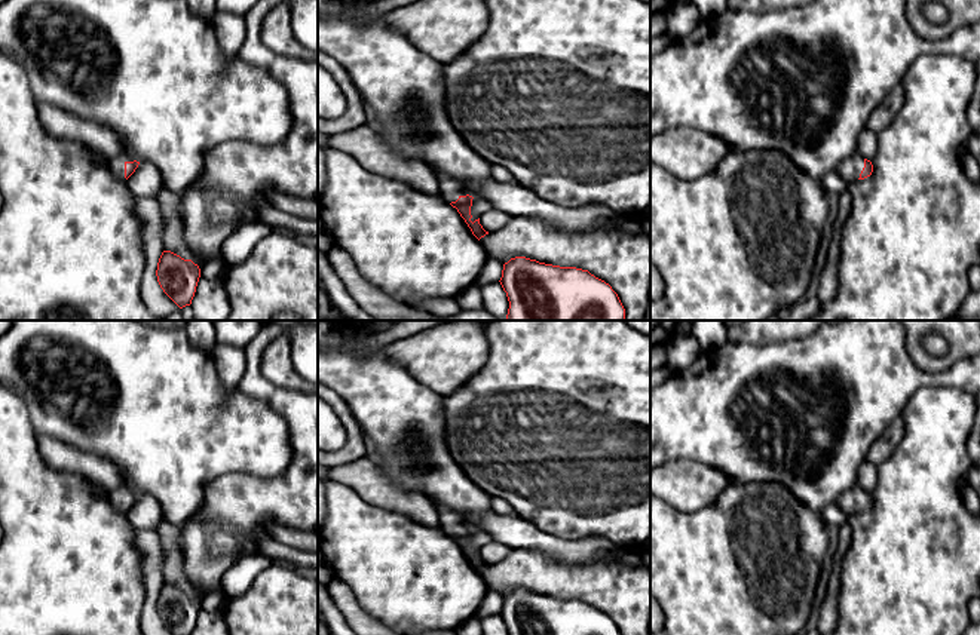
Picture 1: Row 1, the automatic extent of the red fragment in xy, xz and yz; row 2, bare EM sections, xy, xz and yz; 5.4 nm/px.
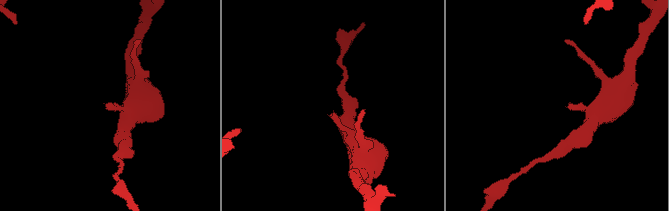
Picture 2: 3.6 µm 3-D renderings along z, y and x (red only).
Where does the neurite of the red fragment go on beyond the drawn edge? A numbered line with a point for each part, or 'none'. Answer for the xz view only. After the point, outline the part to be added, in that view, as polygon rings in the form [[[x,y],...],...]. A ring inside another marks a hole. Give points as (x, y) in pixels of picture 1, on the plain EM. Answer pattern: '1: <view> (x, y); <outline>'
1: xz (450, 522); [[[432,501],[432,503],[437,509],[438,518],[440,518],[440,528],[445,534],[451,536],[451,534],[456,534],[460,528],[466,528],[462,518],[456,512],[453,512],[441,504],[437,504],[435,501]]]

